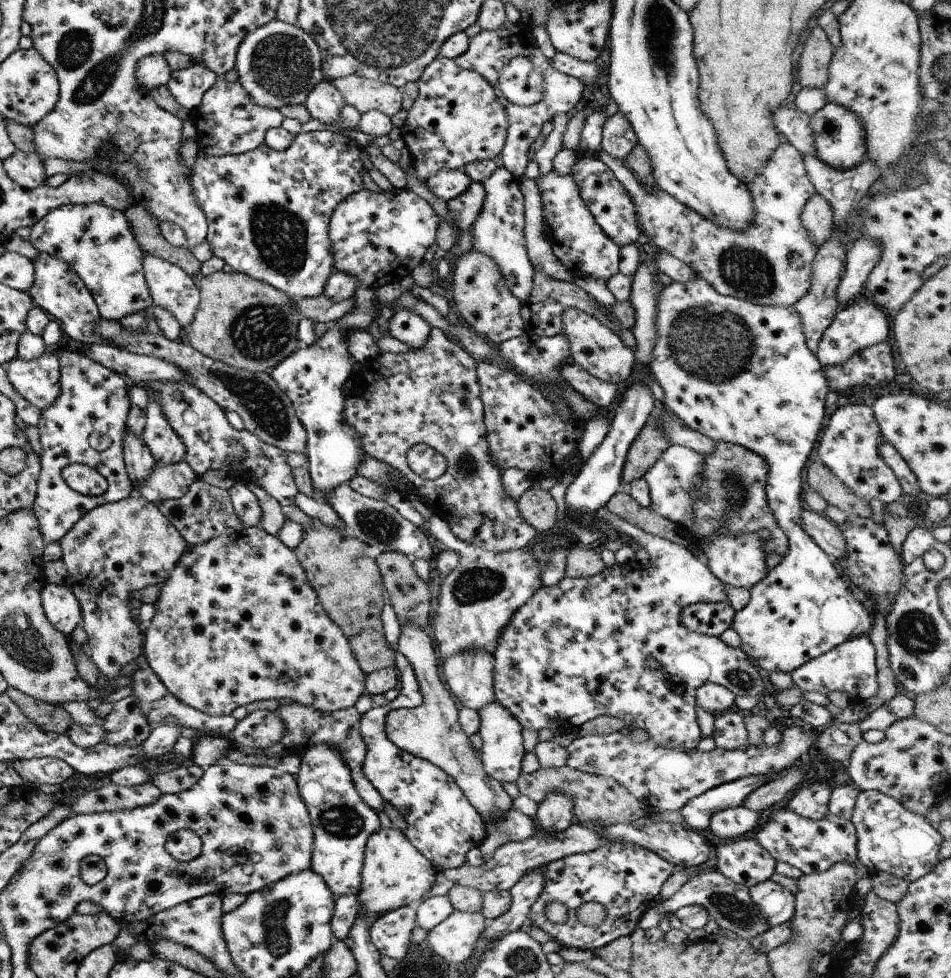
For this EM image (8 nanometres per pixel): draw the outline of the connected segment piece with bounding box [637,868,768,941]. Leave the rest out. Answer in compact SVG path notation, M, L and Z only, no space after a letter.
M715 868L688 878L673 896L670 896L664 902L657 902L651 910L645 911L637 921L637 926L644 931L657 927L659 920L662 920L665 915L673 914L678 908L689 905L702 906L707 911L708 918L713 919L719 928L729 930L729 932L733 932L737 937L746 941L754 939L768 929L766 920L763 916L759 916L759 910L750 897L748 888L725 878Z

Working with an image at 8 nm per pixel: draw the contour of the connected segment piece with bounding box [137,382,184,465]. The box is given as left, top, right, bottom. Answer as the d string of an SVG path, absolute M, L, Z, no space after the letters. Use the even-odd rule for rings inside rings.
M147 382L140 383L148 396L148 404L144 409L145 422L141 440L149 449L155 463L175 464L184 460L184 446L175 434L172 426L166 421L156 402L156 397L146 386Z

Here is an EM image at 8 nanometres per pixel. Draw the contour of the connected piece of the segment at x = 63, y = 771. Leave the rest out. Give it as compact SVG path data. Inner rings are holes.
M51 757L14 760L11 766L24 782L37 785L61 784L74 770L62 760Z

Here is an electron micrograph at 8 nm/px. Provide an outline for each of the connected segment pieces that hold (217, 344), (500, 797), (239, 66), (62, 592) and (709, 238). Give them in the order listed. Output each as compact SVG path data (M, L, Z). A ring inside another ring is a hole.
M216 271L197 282L199 302L182 339L201 354L225 364L260 373L299 348L296 326L303 318L290 299L265 282L237 271Z
M413 625L401 627L395 652L400 652L409 661L418 682L422 702L413 708L389 710L385 716L385 737L399 750L428 760L443 769L463 791L473 808L476 808L483 822L490 816L501 816L511 807L512 799L502 789L501 784L483 770L480 751L471 747L468 736L461 730L458 723L458 706L439 680L437 658L428 634Z
M273 19L247 33L237 47L233 69L237 72L239 86L260 107L277 109L285 105L303 105L309 91L322 80L320 50L315 41L301 28Z
M46 583L39 596L47 620L65 637L69 636L75 626L81 624L81 609L69 587Z
M779 143L754 181L747 185L752 196L754 222L743 231L732 231L713 224L709 219L703 218L694 210L689 210L677 202L676 198L669 196L665 191L658 190L654 194L647 194L643 190L644 186L625 166L623 160L609 156L601 148L597 152L597 157L611 169L613 176L630 194L643 243L648 247L665 251L690 266L696 272L696 276L712 286L716 293L758 305L791 307L808 291L811 263L817 249L809 241L808 232L802 225L800 214L803 205L816 190L807 176L802 154L789 143Z

